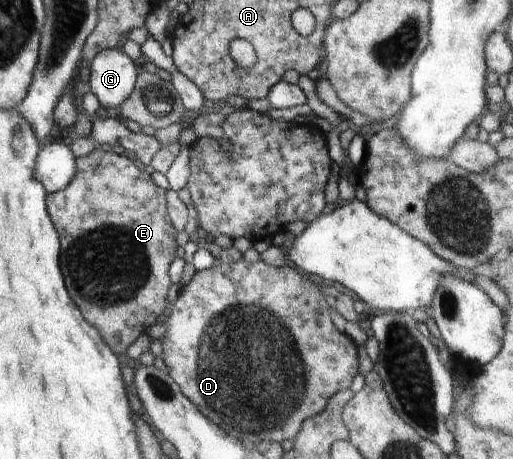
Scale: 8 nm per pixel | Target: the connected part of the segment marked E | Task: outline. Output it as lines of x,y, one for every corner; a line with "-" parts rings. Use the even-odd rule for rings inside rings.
101,147
99,149
92,148
87,156
76,158
76,173
74,173
72,181
62,191
48,193
46,201
48,201
50,219
52,219
58,235
60,235
60,271
62,271
62,277
64,277
64,283
66,283
66,289
68,289
72,301
78,305
84,319
100,331
100,335
104,337
104,343
114,355
126,353
128,347
142,333
147,333
148,327
162,319
164,309
167,307
167,293
172,284
168,271
175,258
177,229
172,225
167,213
166,190
154,184
151,175
139,169
135,161
130,159
130,156
127,157
124,153
121,155
110,148

